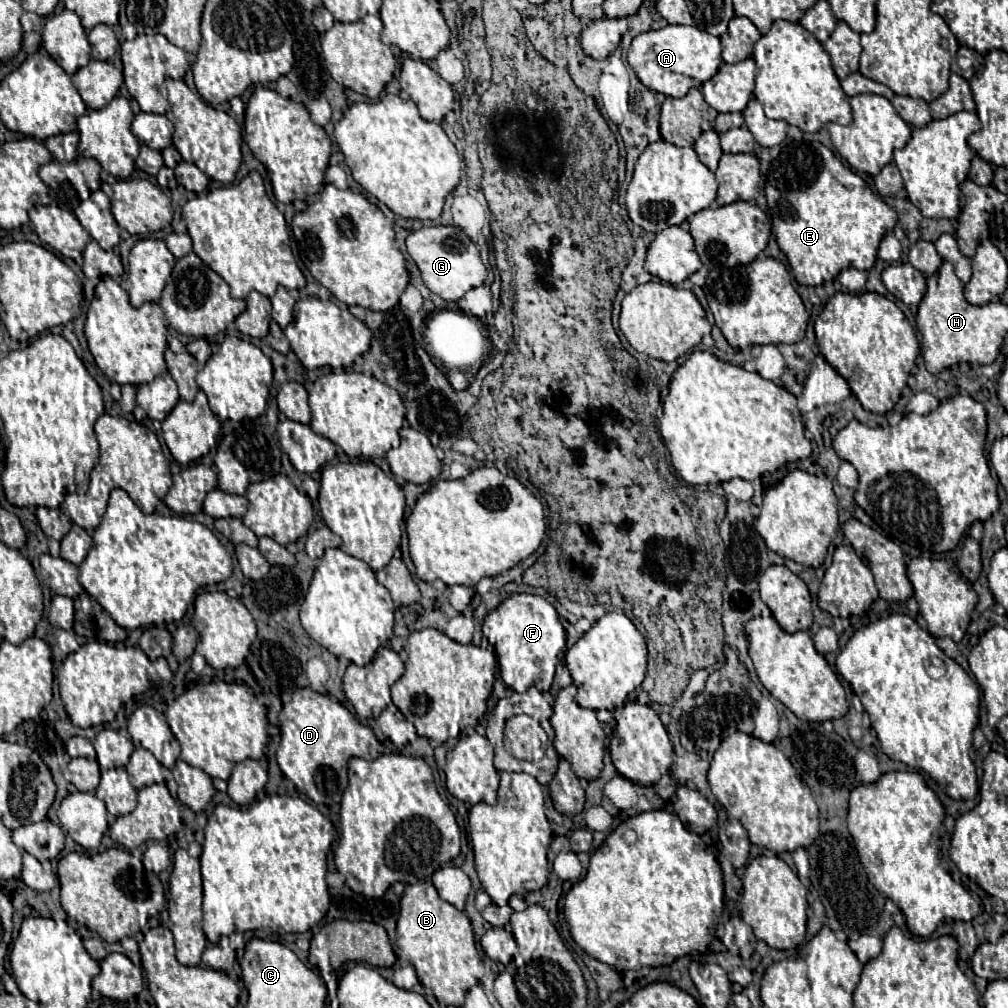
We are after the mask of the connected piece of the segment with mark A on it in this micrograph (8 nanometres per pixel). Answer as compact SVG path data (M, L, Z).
M665 26L661 30L649 30L633 38L629 48L629 66L635 70L637 78L653 92L661 92L665 96L681 98L689 92L689 88L701 88L719 66L721 60L721 42L717 36L703 32L695 26Z

